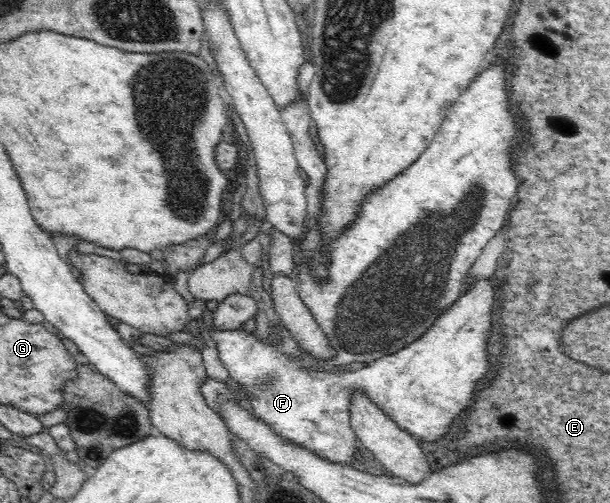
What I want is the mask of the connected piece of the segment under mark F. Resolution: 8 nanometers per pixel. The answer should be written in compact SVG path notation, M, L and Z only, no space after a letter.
M481 283L481 285L471 285L467 291L465 291L465 297L455 305L455 301L451 301L451 305L447 305L447 309L439 309L439 313L435 313L435 317L431 317L431 321L427 321L427 329L423 329L423 333L419 333L419 337L415 337L415 341L407 341L407 345L399 345L399 349L391 349L391 353L383 353L383 357L375 357L375 361L365 367L363 371L357 371L357 373L347 373L345 370L345 375L341 375L341 369L339 370L317 370L315 372L309 372L307 369L300 368L298 365L294 365L294 361L287 359L282 353L276 352L275 347L269 342L265 342L255 334L255 332L245 330L245 328L239 328L231 331L223 331L211 334L211 337L215 340L218 347L218 357L222 361L225 369L229 372L229 376L234 379L235 382L240 383L244 387L247 395L250 395L249 404L253 409L253 412L257 417L263 419L267 422L277 434L285 436L285 438L290 439L294 443L305 447L306 449L311 449L315 451L315 455L325 457L331 460L331 463L347 463L355 453L355 447L357 445L357 439L355 439L355 432L353 431L351 423L349 423L349 397L353 395L353 391L366 391L368 393L369 400L375 401L386 415L389 415L400 428L404 431L411 431L415 435L419 435L419 441L427 439L437 439L439 435L443 435L447 429L449 429L449 421L453 417L457 417L465 407L467 403L471 403L475 397L473 397L473 389L477 385L477 381L483 377L483 373L487 373L487 333L489 333L489 327L492 327L492 318L494 313L495 302L498 301L499 291L493 291L493 287L489 283Z

